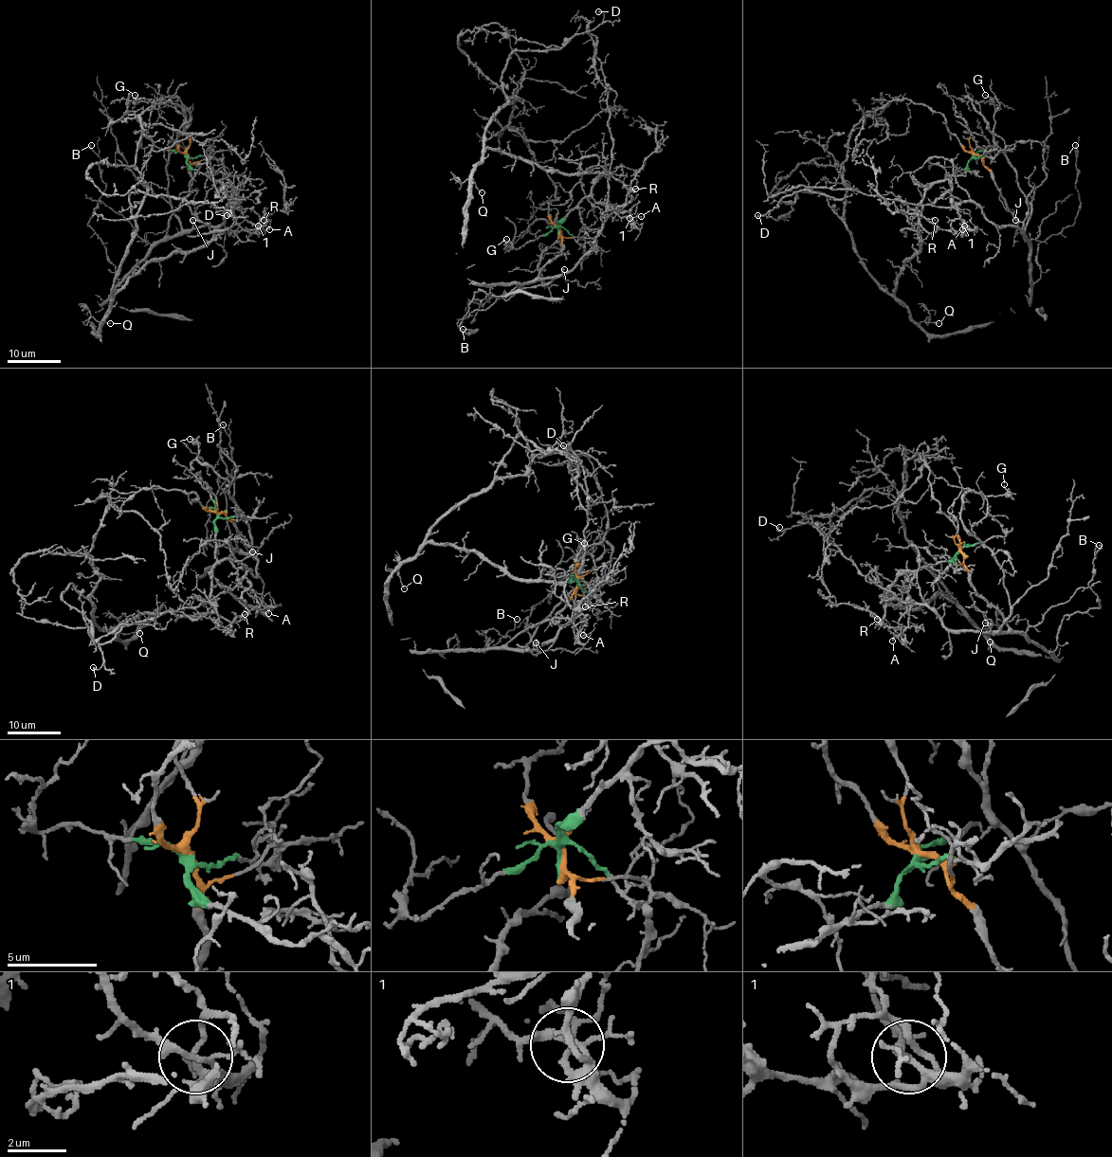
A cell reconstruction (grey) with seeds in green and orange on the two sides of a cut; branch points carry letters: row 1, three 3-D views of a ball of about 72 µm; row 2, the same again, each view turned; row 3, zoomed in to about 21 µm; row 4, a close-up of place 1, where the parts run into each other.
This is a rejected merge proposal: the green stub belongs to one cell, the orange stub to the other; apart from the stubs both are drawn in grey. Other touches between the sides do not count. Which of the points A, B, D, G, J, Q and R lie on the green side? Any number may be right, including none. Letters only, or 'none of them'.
D, Q, R

